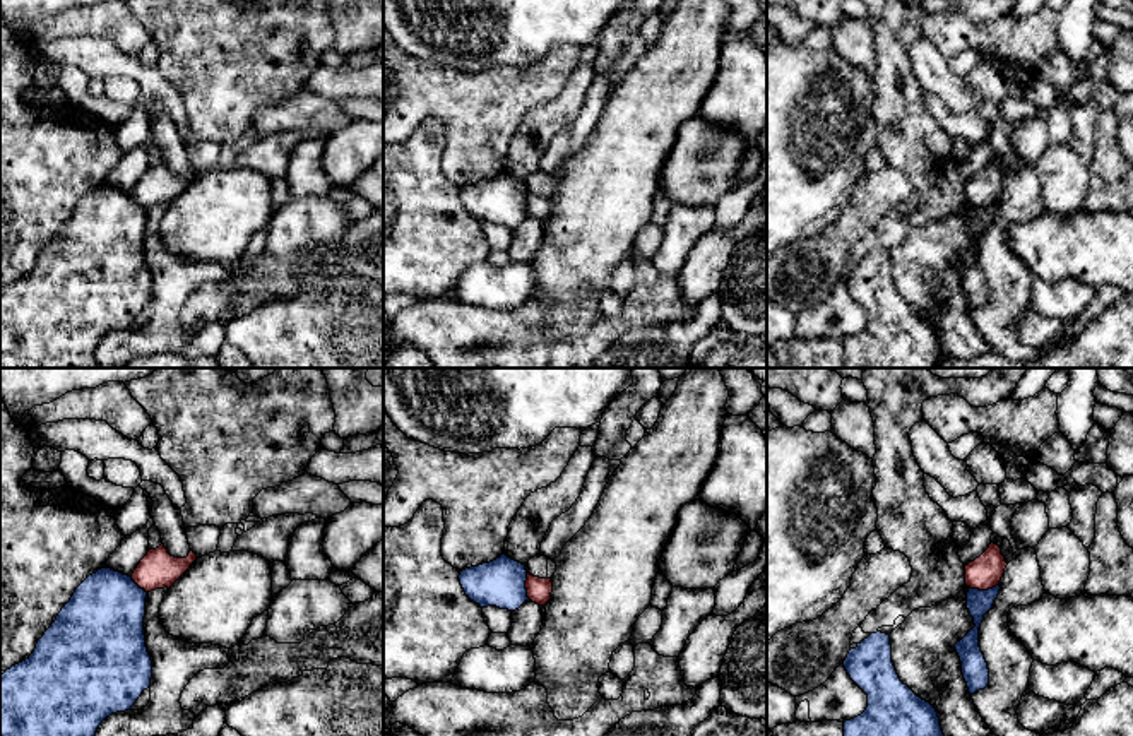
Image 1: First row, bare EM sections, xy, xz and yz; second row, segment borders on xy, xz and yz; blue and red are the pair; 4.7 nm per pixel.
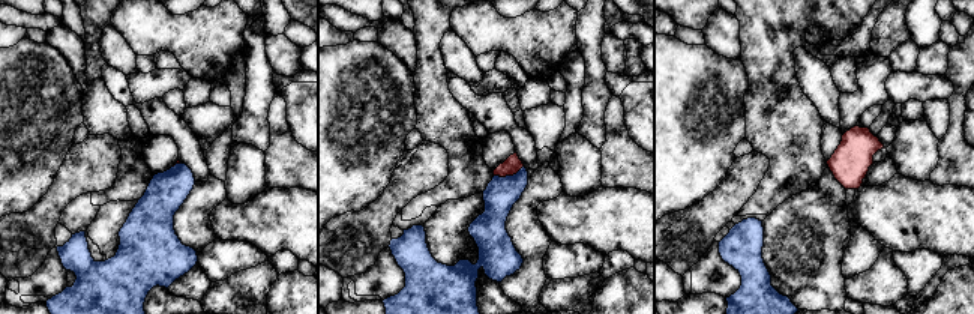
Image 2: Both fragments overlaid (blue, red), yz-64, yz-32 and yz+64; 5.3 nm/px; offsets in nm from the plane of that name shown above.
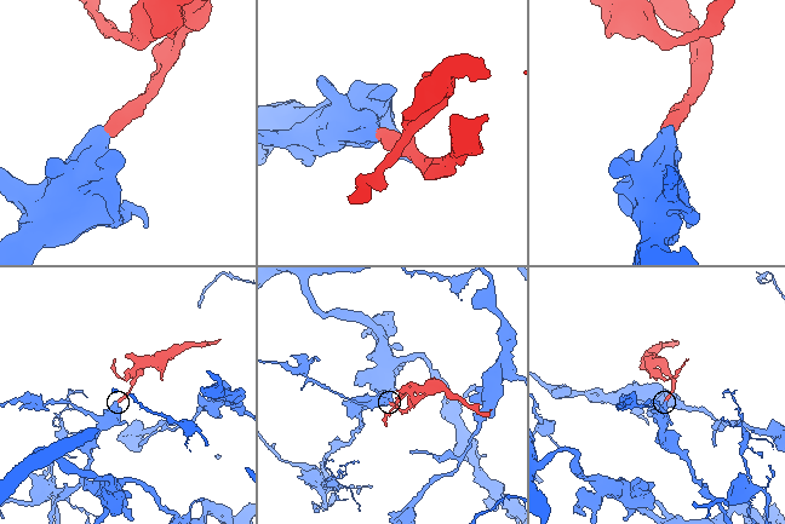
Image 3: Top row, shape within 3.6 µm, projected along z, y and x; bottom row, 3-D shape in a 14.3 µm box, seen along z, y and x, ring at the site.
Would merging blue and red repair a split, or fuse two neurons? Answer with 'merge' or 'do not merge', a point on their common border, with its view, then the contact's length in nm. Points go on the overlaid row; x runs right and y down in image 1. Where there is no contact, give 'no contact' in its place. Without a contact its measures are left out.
do not merge | yz (983, 591) | 140 nm

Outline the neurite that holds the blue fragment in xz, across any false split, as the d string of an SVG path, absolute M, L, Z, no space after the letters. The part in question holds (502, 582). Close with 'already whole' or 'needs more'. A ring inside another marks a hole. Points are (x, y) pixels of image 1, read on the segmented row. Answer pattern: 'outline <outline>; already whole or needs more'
outline M507 555L462 570L459 580L466 596L481 608L496 606L515 611L529 599L525 565Z; already whole

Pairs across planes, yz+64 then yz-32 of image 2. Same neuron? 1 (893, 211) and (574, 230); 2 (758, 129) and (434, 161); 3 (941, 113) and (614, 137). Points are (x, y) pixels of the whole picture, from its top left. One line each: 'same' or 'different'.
1: same
2: different
3: different

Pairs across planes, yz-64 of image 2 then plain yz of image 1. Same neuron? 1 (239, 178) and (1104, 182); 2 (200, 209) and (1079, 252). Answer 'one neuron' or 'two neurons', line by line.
1: two neurons
2: two neurons

